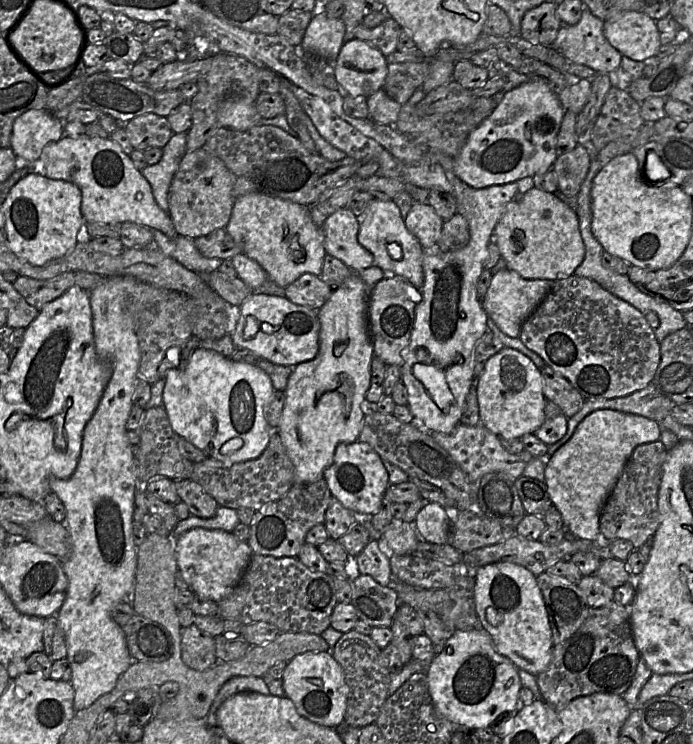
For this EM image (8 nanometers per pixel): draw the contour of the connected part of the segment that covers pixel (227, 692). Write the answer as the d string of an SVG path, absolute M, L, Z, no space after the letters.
M236 676L228 680L219 690L205 717L205 724L208 727L217 726L217 710L220 705L231 696L242 692L255 692L263 695L269 694L269 688L263 677Z

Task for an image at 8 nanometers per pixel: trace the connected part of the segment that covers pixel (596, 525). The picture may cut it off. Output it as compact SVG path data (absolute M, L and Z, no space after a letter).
M596 410L577 426L572 437L548 460L545 467L547 490L553 506L562 515L564 528L574 537L596 540L600 534L600 515L609 495L615 487L633 450L641 445L660 440L662 428L649 418L614 410Z

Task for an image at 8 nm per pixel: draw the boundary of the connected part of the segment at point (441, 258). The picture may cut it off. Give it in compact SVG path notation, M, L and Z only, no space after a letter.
M442 156L438 162L451 181L456 199L457 212L468 221L470 239L461 249L453 252L425 251L422 260L424 282L420 289L420 301L415 307L415 322L406 350L406 360L401 366L401 382L408 394L408 408L415 420L410 424L425 431L436 431L448 434L460 423L467 395L475 381L474 349L480 338L488 330L488 315L477 296L476 284L484 270L488 257L488 246L494 241L494 229L502 217L506 205L519 193L517 182L492 185L487 188L473 188L459 179L453 170L454 158Z

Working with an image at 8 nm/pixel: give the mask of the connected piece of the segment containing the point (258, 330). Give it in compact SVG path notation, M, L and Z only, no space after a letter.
M261 292L251 294L239 309L240 316L231 334L237 348L248 349L262 359L290 367L310 361L317 356L320 331L318 311L296 305L285 296L267 295Z

